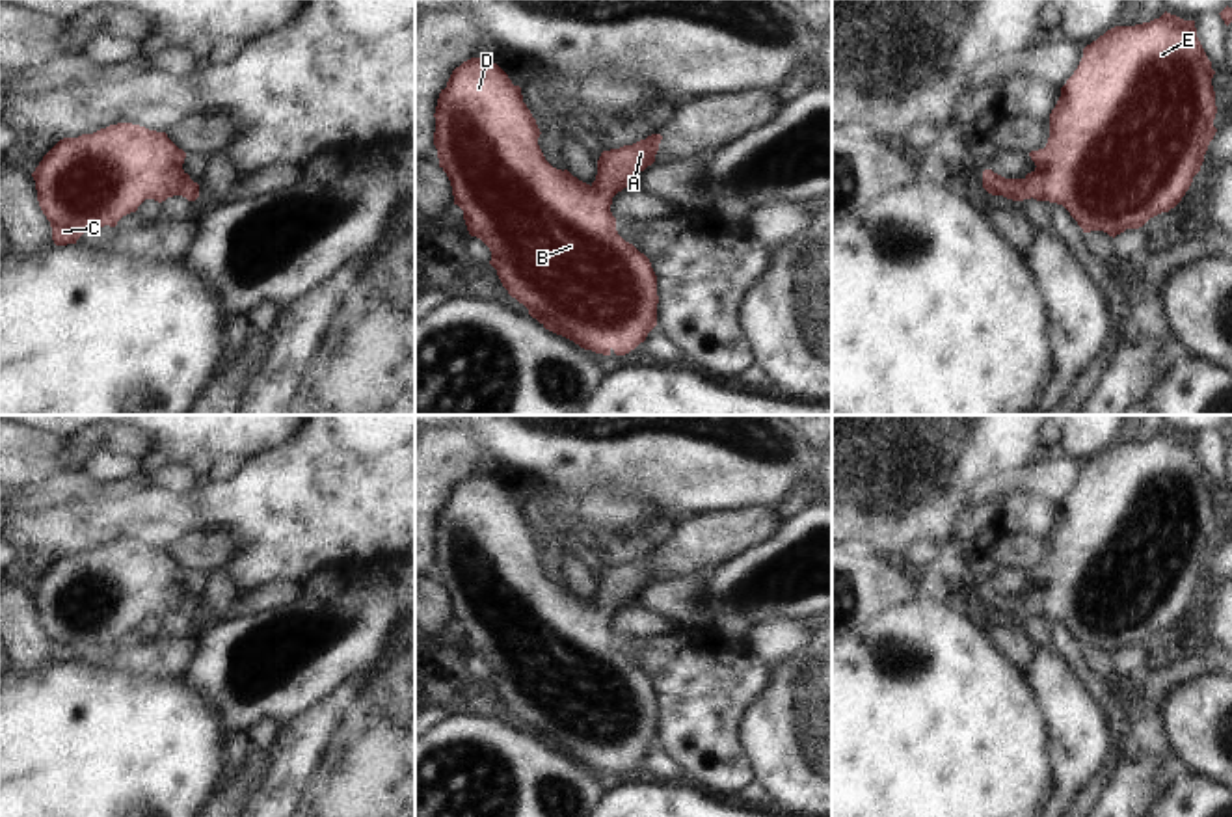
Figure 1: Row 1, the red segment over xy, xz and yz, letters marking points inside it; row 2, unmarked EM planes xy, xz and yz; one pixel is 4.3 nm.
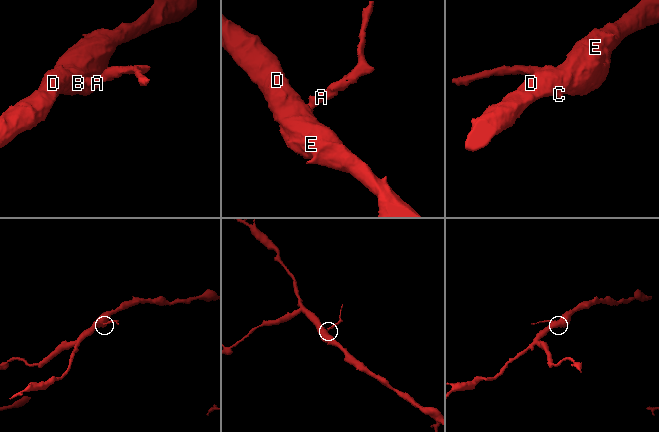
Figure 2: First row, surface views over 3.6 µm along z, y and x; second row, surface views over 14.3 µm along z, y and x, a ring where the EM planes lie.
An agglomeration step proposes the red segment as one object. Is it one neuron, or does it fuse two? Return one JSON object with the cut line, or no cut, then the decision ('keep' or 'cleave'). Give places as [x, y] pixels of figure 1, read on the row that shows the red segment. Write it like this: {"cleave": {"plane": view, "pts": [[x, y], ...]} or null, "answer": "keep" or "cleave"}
{"cleave": null, "answer": "keep"}

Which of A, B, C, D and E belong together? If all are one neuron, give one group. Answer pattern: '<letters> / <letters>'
A B C D E

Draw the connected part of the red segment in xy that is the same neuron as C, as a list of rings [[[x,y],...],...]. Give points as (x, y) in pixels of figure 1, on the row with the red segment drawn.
[[[117,123],[60,140],[32,173],[56,246],[76,244],[86,227],[115,227],[145,199],[199,197],[182,169],[186,153],[166,132]]]

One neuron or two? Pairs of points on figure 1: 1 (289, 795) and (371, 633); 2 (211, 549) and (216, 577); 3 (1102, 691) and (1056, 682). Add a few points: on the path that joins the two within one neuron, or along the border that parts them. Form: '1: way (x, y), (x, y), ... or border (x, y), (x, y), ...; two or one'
1: border (386, 654), (373, 665), (345, 678), (313, 704); two
2: border (224, 566), (214, 566), (207, 574); two
3: border (1059, 650), (1100, 708), (1108, 724); two

